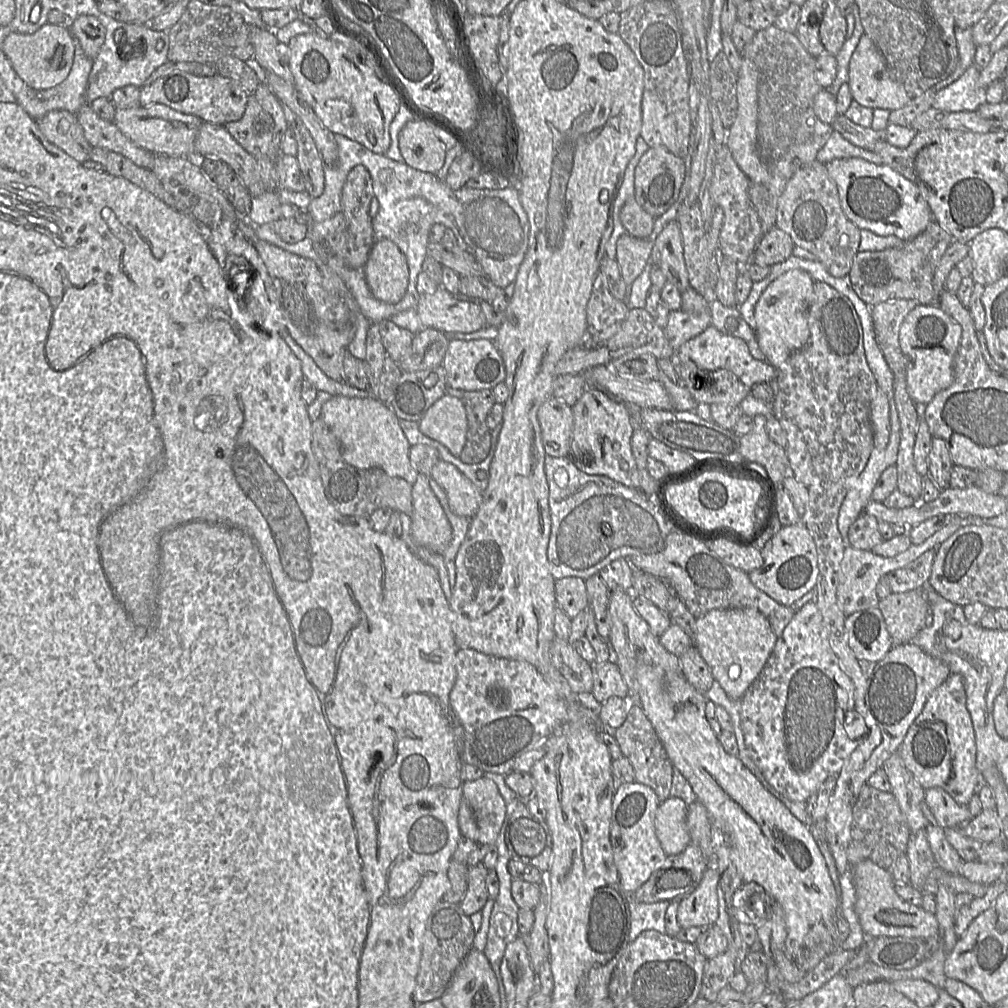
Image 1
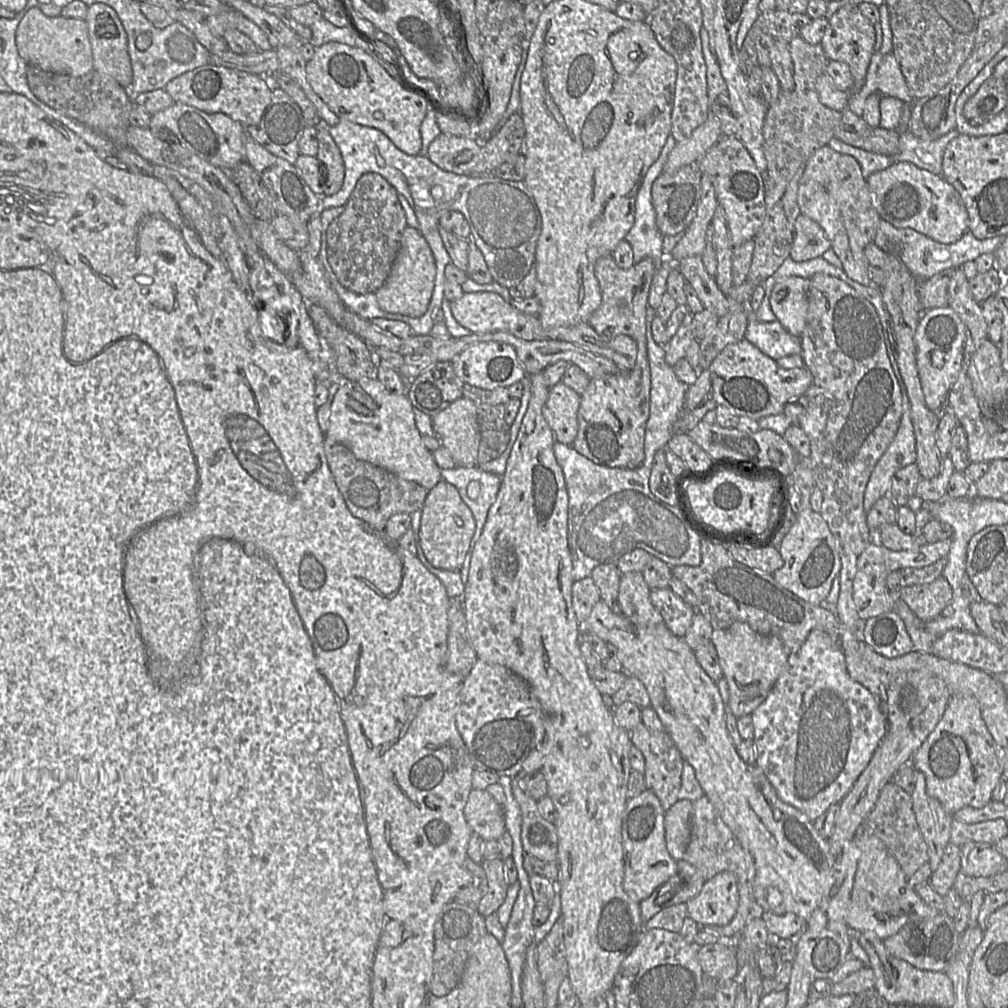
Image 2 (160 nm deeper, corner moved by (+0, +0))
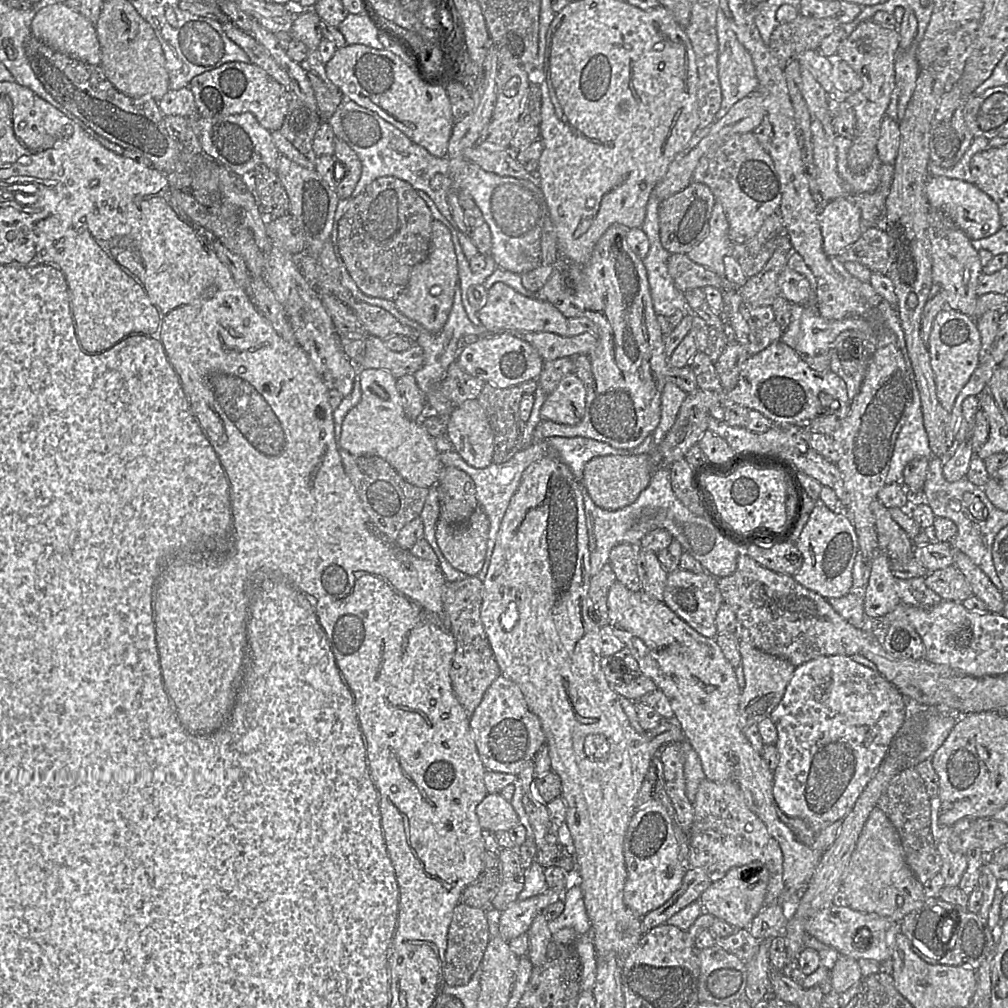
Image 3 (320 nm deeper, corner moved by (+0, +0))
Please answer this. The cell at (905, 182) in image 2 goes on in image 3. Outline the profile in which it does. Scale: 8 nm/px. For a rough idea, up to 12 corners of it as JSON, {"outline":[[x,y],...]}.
{"outline":[[930,176],[930,207],[970,239],[1001,229],[997,203],[974,183]]}

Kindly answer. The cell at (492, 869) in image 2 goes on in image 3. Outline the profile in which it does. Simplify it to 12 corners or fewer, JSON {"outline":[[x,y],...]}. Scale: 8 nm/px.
{"outline":[[502,849],[501,887],[491,907],[504,911],[525,882],[518,849]]}

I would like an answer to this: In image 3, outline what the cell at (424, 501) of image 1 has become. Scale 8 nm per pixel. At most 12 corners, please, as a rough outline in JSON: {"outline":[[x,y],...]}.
{"outline":[[440,517],[435,537],[453,568],[476,576],[485,563],[488,518]]}

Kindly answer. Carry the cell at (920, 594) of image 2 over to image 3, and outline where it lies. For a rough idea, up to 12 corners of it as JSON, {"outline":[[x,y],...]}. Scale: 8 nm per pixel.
{"outline":[[954,564],[928,574],[925,584],[942,600],[972,595]]}

